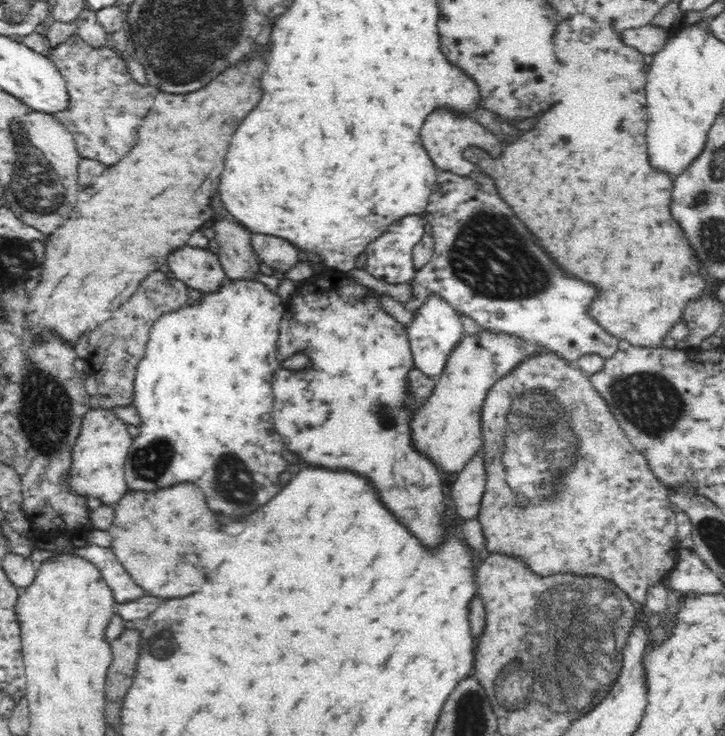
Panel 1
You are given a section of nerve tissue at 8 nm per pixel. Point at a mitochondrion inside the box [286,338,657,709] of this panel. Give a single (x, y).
(539, 427)

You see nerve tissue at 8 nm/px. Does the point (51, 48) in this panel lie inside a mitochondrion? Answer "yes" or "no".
no

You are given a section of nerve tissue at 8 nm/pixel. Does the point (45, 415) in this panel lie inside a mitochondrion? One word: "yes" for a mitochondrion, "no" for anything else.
yes

